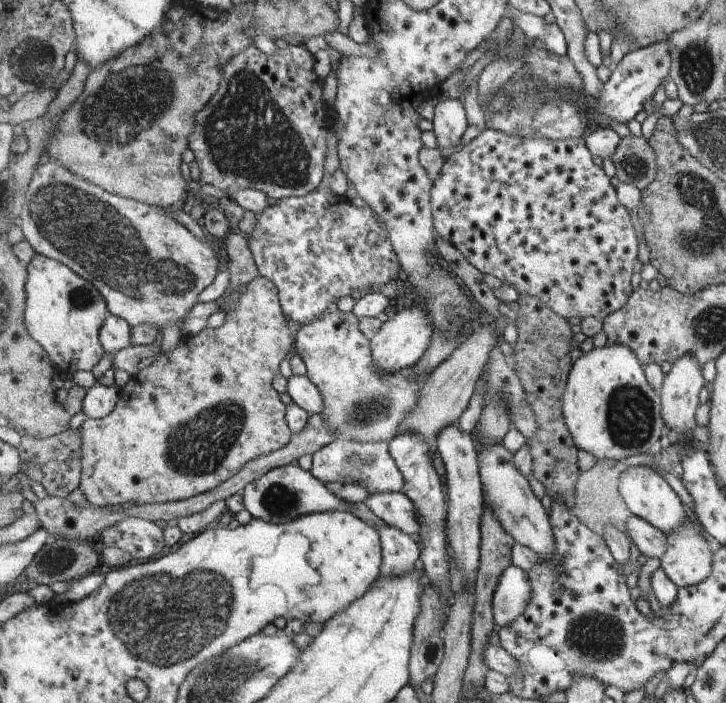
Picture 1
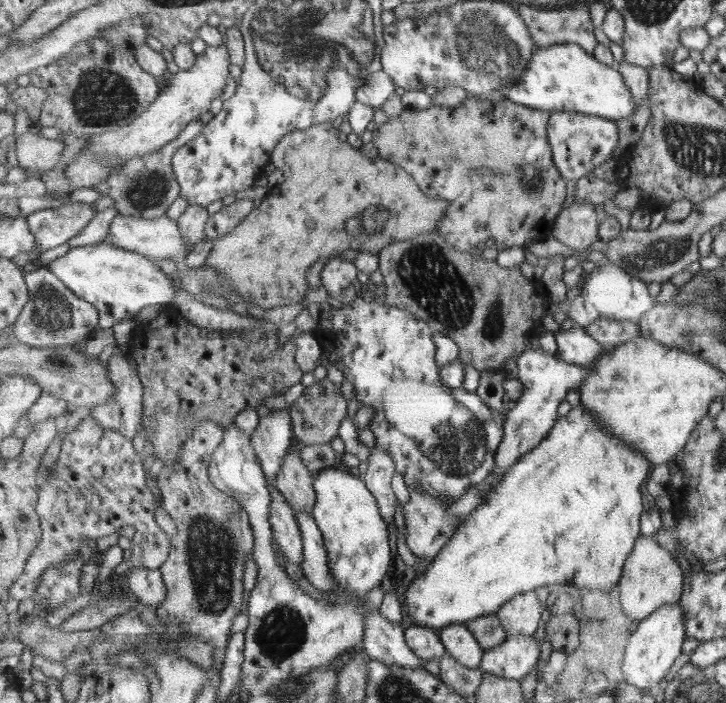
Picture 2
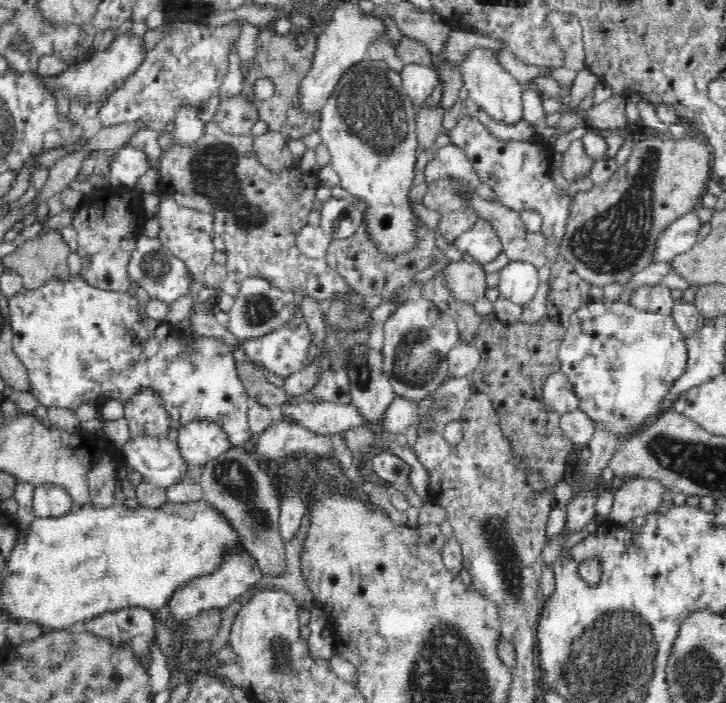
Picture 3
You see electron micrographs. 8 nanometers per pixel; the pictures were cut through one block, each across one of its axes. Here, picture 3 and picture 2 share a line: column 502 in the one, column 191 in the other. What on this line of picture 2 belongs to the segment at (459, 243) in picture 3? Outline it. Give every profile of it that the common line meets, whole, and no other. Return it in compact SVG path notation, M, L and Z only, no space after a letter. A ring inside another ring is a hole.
M118 215L109 228L107 242L116 248L137 252L137 254L152 258L155 262L159 262L159 260L176 262L183 257L185 259L195 246L189 245L185 241L185 236L181 235L179 222L175 221L175 219L167 218L167 216L149 219Z

